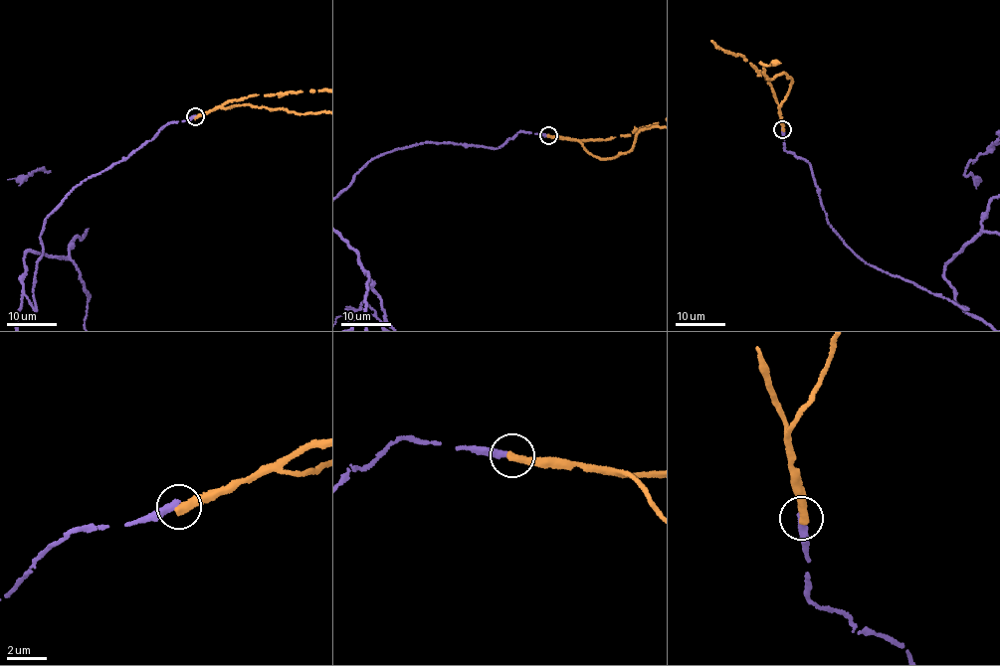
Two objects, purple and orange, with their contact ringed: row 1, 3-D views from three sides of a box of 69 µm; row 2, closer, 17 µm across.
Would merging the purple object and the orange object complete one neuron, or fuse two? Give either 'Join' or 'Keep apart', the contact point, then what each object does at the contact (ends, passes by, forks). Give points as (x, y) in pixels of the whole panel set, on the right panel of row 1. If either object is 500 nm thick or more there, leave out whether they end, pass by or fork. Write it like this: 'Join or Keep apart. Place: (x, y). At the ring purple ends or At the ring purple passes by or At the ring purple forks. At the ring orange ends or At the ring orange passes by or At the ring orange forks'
Keep apart. Place: (782, 129). At the ring purple ends. At the ring orange ends

